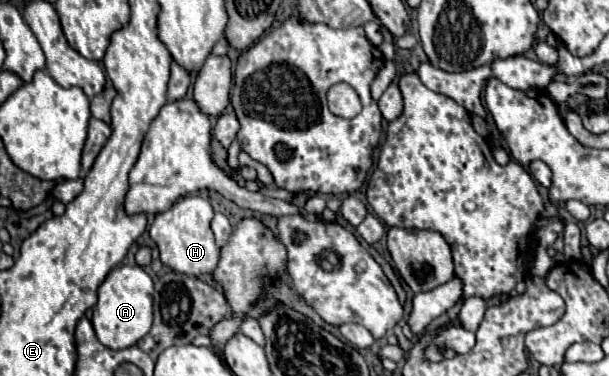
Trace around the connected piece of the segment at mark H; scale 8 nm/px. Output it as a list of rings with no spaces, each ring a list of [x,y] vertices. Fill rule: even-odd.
[[[198,195],[182,197],[168,211],[158,213],[154,223],[150,225],[148,233],[154,239],[154,243],[158,245],[160,261],[166,267],[170,267],[172,271],[192,275],[192,277],[212,273],[220,259],[220,247],[216,245],[214,233],[210,229],[212,217],[214,217],[212,205]]]

